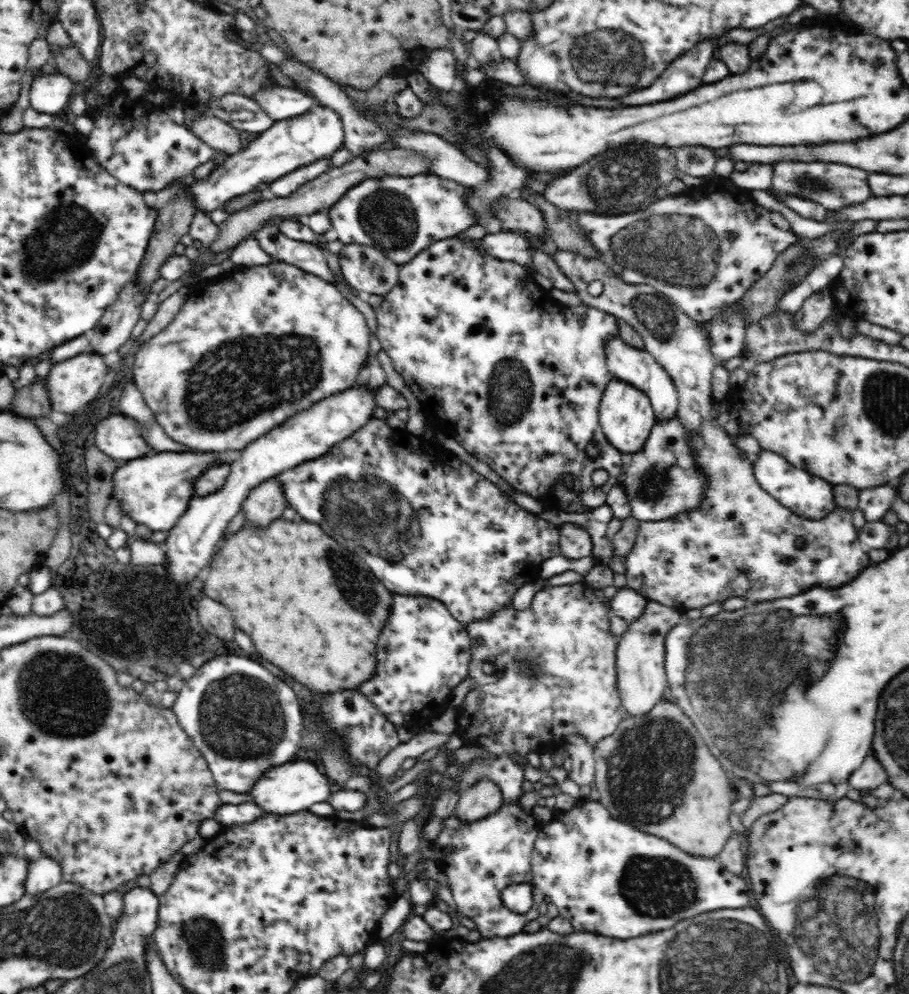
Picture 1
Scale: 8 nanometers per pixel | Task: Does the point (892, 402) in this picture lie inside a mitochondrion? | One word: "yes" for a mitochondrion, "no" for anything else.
yes

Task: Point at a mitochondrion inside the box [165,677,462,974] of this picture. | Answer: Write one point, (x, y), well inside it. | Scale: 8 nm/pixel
(193, 932)

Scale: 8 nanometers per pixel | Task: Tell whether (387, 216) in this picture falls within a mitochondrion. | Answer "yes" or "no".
yes

